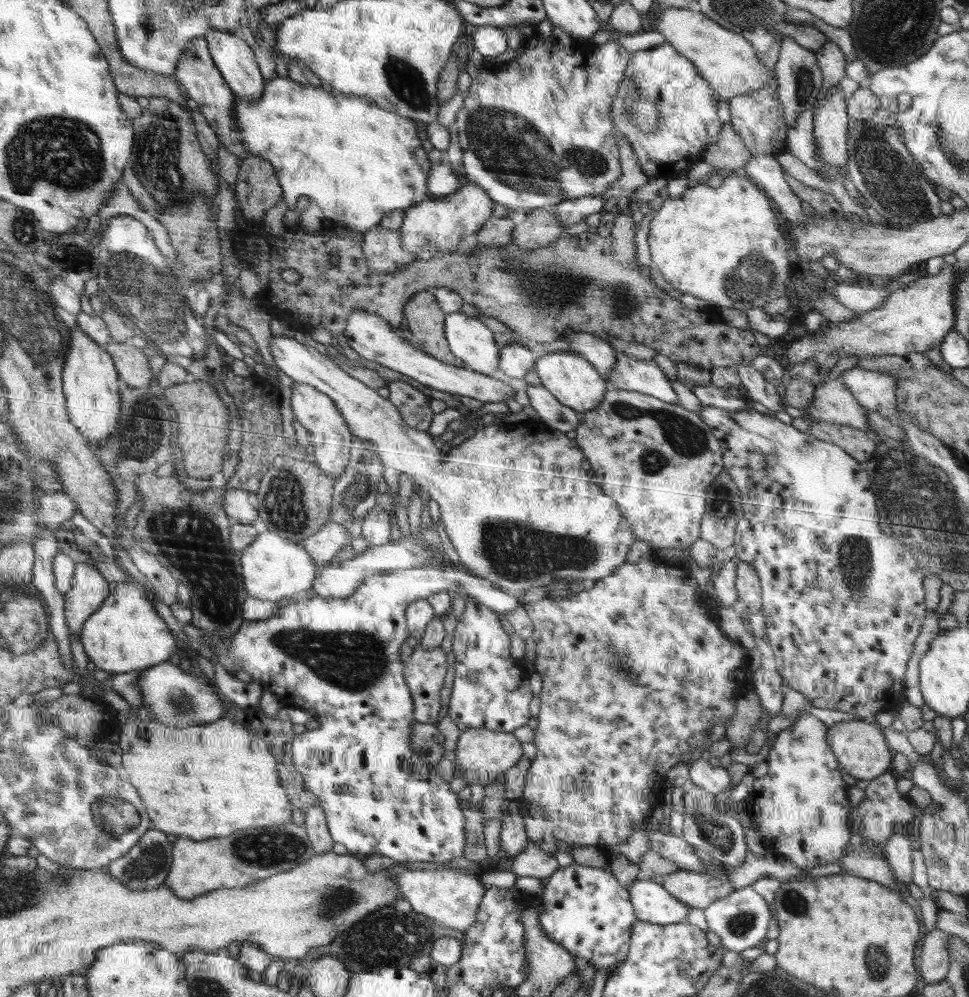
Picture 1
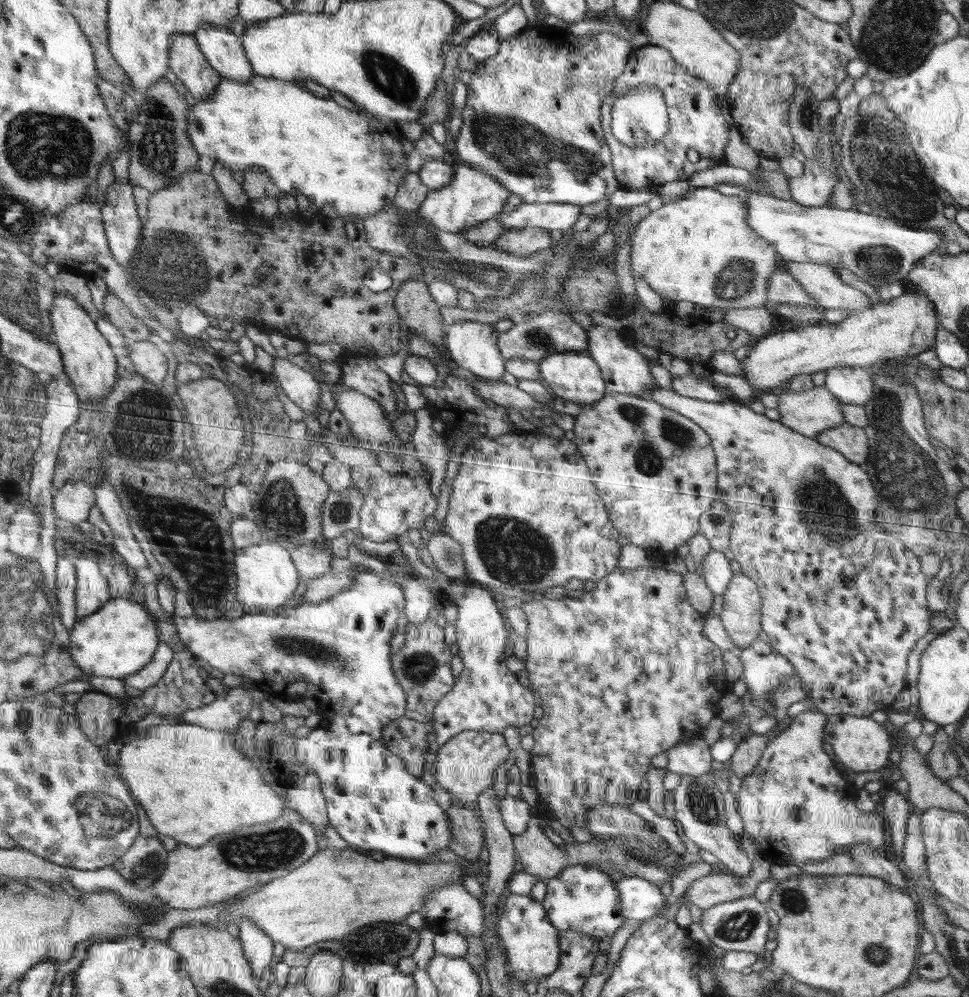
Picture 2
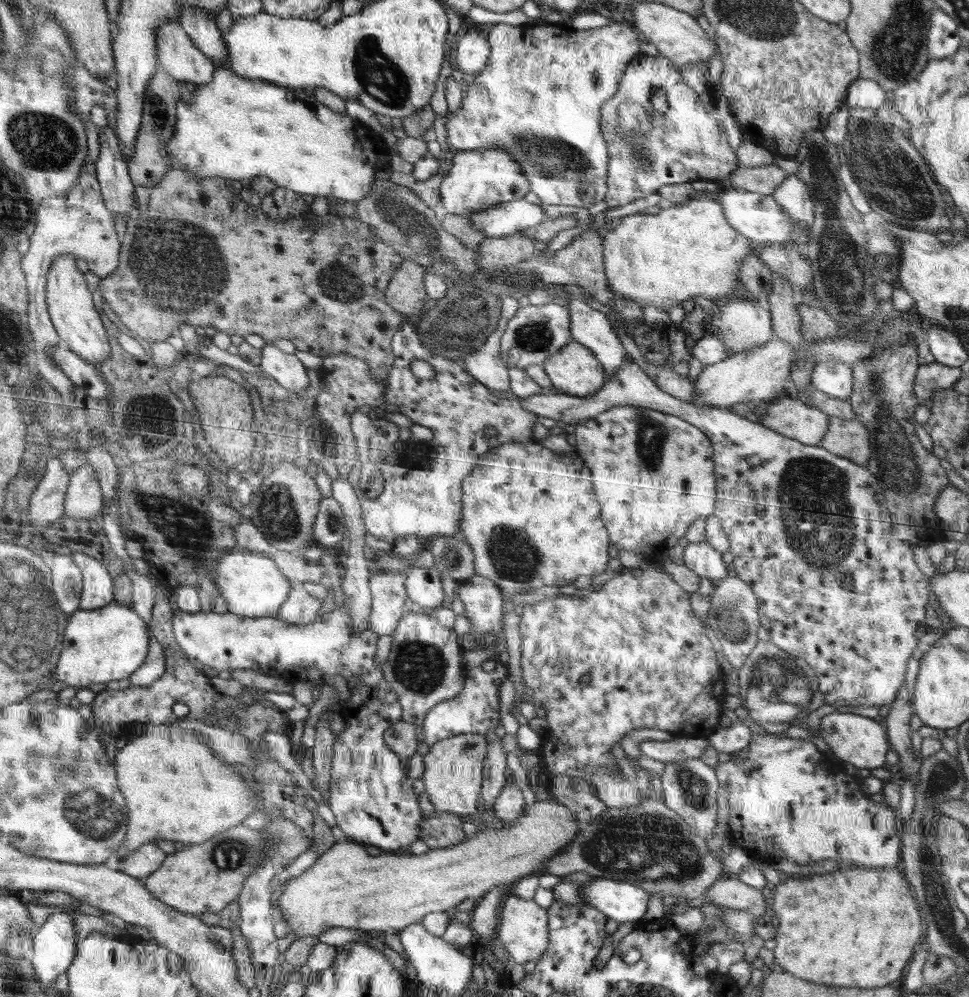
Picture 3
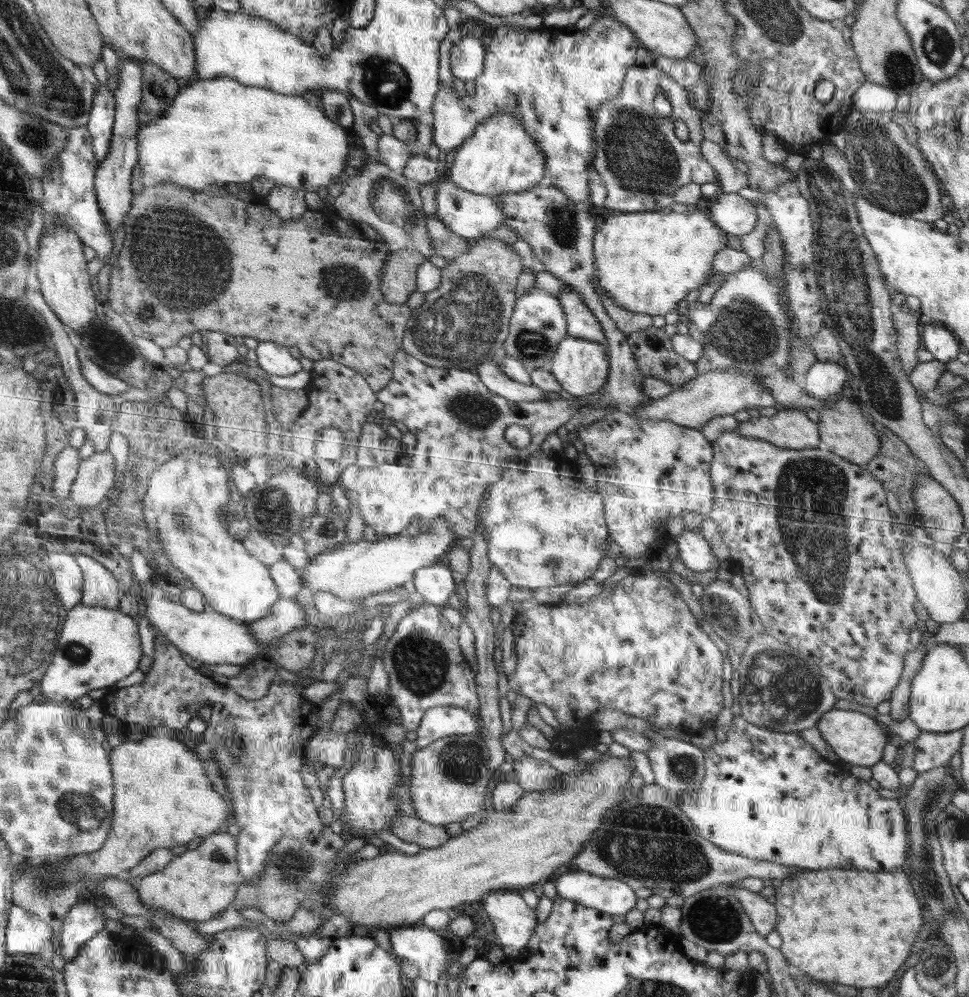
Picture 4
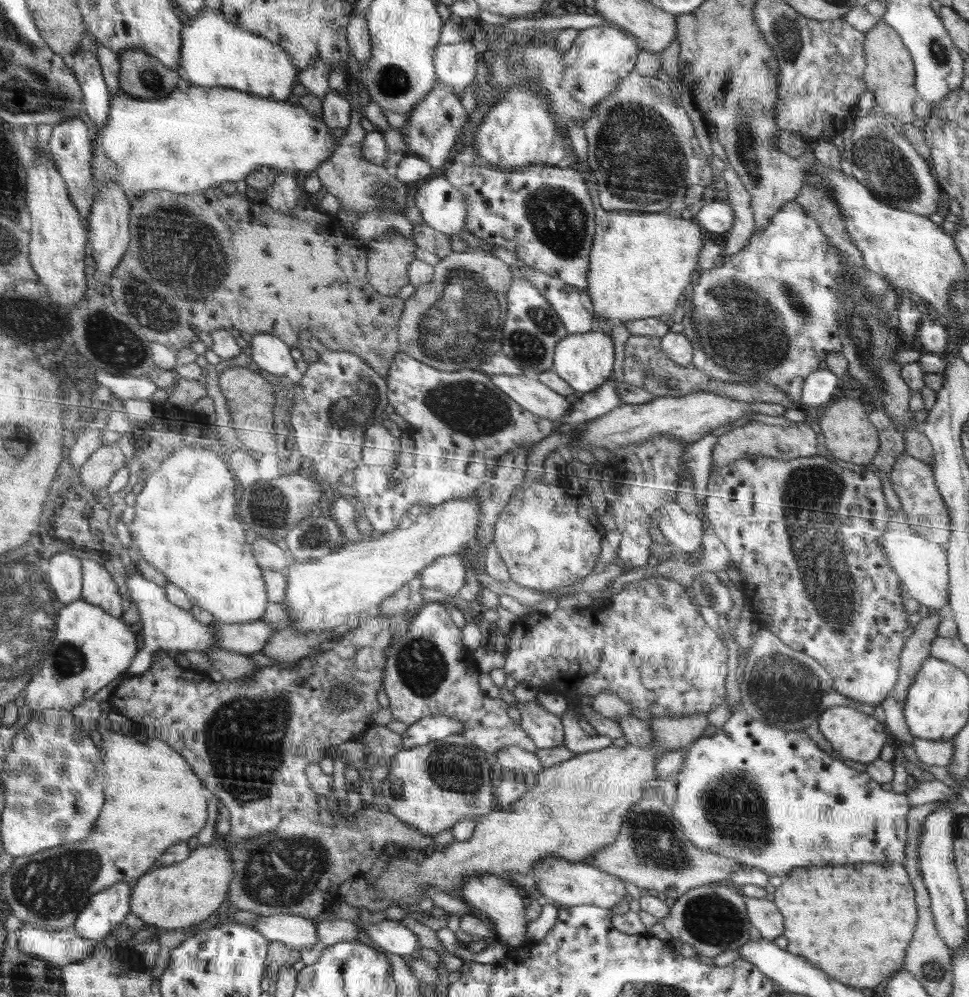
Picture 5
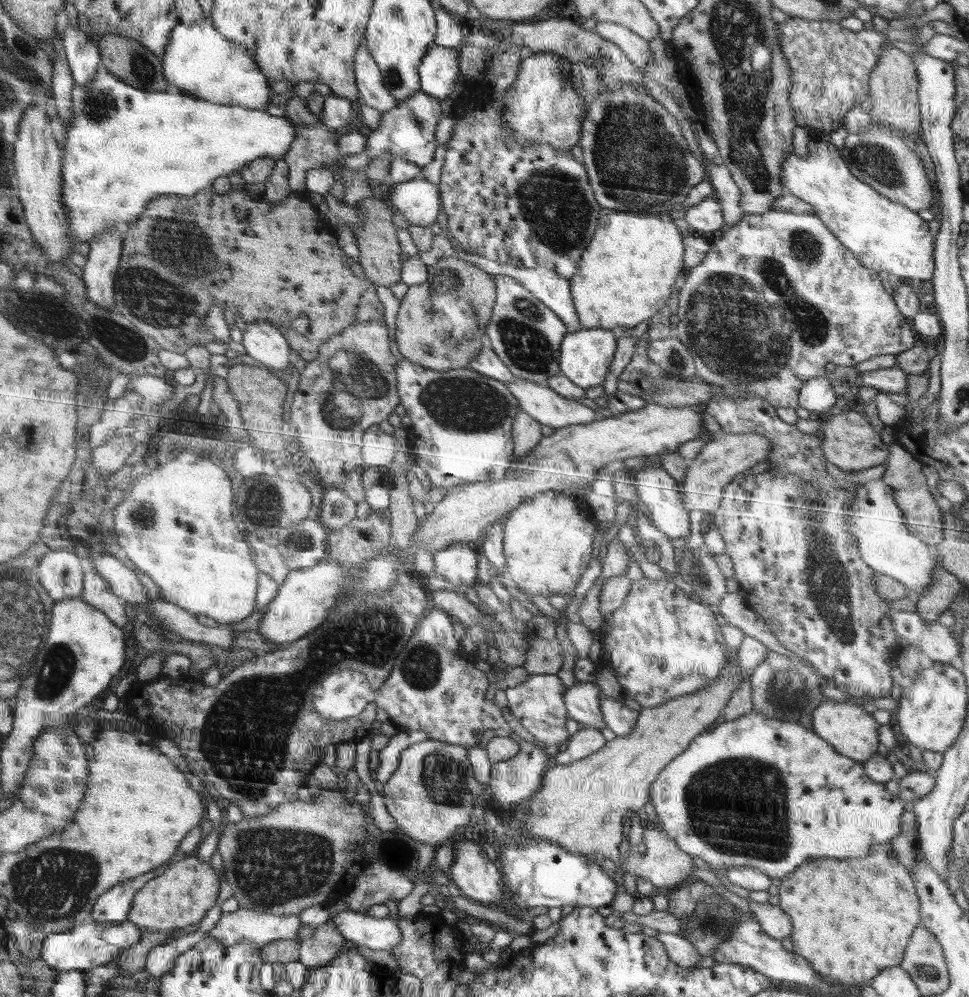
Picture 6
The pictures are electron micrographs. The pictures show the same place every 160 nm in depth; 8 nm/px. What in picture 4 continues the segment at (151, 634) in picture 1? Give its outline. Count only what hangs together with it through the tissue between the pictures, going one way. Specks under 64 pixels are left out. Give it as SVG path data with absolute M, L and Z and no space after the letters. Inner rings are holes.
M78 604L68 611L68 618L64 621L64 628L59 634L55 658L44 673L43 680L39 684L40 690L47 701L75 703L77 698L86 696L90 690L112 686L132 674L139 668L140 656L142 648L138 638L138 626L132 620L132 616L119 609Z

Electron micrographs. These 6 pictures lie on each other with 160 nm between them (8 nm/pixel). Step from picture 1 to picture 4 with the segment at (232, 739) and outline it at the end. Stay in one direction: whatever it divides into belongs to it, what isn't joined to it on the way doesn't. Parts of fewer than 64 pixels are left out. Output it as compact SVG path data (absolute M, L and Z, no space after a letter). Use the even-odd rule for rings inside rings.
M155 726L154 729L145 729L152 732L152 736L146 736L138 742L132 742L126 738L125 743L111 748L112 768L116 768L116 808L112 814L112 836L107 836L106 842L98 851L75 854L71 857L55 859L32 860L35 865L22 871L12 885L12 902L16 906L28 909L37 918L47 922L54 936L51 939L51 962L57 972L64 973L66 962L61 955L59 934L64 926L64 919L68 911L87 897L87 888L102 880L105 876L118 876L139 866L152 851L157 848L173 848L176 845L184 845L184 842L206 836L216 832L228 818L228 802L222 800L214 790L210 780L204 774L204 766L195 752L190 752L186 744L178 740L175 730L172 728Z

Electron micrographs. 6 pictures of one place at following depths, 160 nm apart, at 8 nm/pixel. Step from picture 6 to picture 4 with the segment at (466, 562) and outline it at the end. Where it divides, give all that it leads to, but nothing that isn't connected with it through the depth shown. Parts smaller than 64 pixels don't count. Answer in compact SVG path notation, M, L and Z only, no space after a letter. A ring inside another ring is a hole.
M443 561L436 562L415 572L412 581L416 592L423 598L423 604L438 606L448 604L450 595L456 592L456 584L454 583L452 572L453 570Z

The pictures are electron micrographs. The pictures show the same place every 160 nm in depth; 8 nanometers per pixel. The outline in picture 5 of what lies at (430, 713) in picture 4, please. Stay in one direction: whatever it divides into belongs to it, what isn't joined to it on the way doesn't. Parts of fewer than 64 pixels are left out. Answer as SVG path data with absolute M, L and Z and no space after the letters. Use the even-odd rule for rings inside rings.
M442 714L426 716L418 723L408 725L402 734L402 750L426 746L434 740L443 740L448 736L459 735L463 729L459 720L448 718Z

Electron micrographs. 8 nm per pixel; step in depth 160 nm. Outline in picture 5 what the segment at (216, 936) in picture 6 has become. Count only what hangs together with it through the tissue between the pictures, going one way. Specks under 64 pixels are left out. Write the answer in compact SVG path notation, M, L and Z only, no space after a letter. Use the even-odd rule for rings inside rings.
M274 915L256 918L252 927L269 942L279 941L296 950L312 948L318 942L316 923L298 915Z

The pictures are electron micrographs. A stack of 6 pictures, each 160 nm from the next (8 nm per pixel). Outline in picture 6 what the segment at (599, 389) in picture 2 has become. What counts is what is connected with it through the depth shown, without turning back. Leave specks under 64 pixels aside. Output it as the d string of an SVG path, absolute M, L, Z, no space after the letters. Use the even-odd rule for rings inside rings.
M580 328L579 331L567 333L563 338L561 359L559 360L561 374L567 376L576 386L590 388L602 385L608 374L610 365L617 351L617 339L611 329Z

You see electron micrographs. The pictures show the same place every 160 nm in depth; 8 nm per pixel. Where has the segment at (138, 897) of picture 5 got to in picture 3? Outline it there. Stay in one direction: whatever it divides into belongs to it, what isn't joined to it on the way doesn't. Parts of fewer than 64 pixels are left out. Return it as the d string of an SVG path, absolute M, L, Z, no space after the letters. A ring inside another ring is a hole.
M283 816L270 821L261 830L236 826L228 832L220 832L220 836L214 836L212 840L185 845L181 851L167 855L162 866L141 881L152 896L180 912L199 917L206 912L220 912L228 903L236 901L243 884L264 859L270 859L274 868L284 868L308 850L311 842L312 838L304 836L291 820Z

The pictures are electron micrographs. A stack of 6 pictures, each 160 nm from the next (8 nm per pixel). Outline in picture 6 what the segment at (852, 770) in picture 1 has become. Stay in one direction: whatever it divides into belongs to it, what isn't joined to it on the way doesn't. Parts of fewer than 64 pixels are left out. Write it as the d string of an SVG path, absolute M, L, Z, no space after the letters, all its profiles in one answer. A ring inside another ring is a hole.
M828 698L822 701L811 715L813 732L829 742L842 756L864 763L878 753L878 744L881 743L880 733L878 733L879 723L860 705Z

